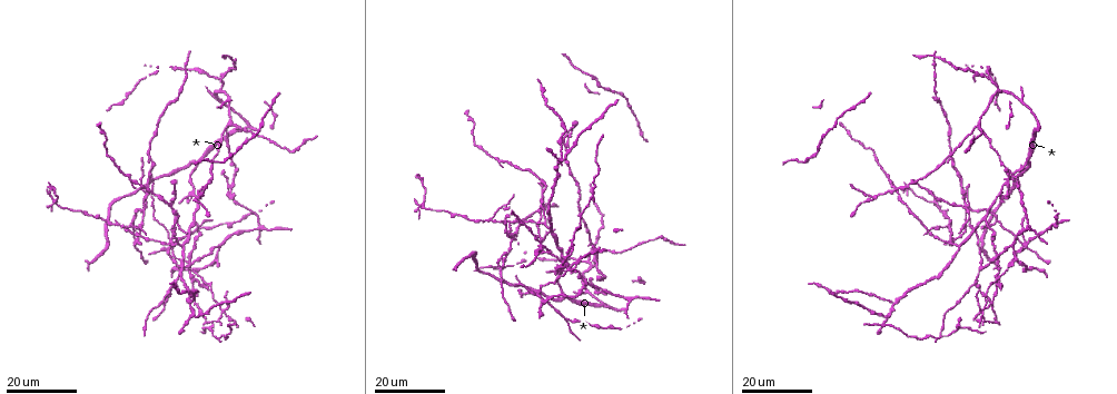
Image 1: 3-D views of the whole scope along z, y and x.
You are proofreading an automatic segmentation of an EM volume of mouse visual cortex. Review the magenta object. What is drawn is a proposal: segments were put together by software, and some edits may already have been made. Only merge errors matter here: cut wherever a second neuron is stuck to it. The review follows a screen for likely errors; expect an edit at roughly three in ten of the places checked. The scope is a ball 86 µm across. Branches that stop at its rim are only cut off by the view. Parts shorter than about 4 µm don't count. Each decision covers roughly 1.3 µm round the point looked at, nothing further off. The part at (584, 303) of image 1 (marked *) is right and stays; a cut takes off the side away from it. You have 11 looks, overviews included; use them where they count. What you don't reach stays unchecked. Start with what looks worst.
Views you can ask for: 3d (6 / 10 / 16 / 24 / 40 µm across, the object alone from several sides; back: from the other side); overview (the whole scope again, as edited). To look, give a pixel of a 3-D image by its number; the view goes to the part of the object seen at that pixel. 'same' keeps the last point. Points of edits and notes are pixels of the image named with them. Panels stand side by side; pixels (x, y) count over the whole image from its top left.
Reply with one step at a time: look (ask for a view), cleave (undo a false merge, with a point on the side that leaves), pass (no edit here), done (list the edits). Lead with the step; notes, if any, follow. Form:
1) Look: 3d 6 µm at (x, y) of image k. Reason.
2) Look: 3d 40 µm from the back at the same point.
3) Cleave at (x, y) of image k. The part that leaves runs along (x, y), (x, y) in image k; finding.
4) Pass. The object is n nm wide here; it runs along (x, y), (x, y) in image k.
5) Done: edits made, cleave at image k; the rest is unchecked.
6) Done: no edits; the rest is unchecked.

Look: 3d 16 µm at (968, 219) of image 1. Three arms meet.

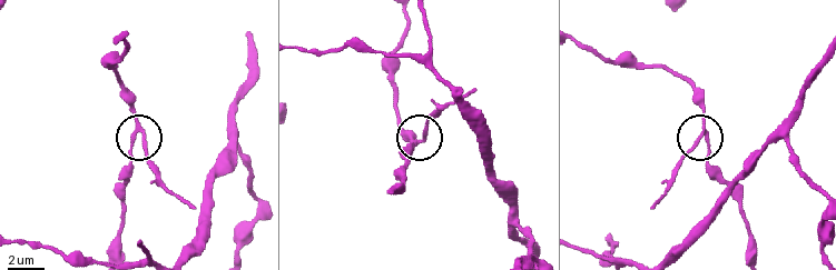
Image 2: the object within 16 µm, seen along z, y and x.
Look: 3d 6 µm at (137, 129) of image 2.

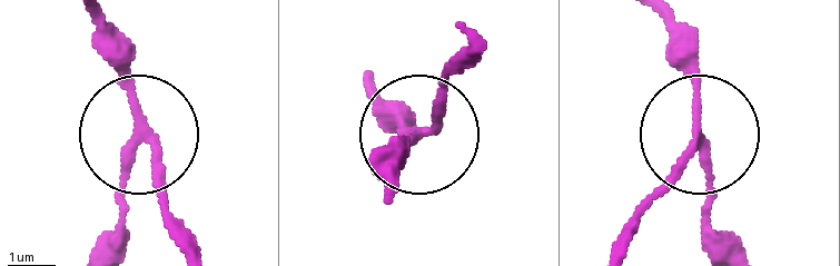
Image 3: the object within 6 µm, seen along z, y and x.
Cleave at (164, 189) of image 3. 3 arms meet here; the part that leaves runs along (142, 130), (187, 246) in image 3; a second neuron is stuck on.

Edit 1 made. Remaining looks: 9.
Look: 3d 16 µm at (149, 194) of image 1. Thin arm on a thick one.

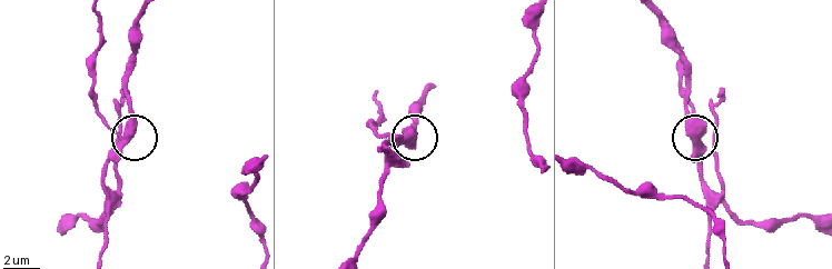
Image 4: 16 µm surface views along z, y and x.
Look: 3d 6 µm at (695, 136) of image 4.

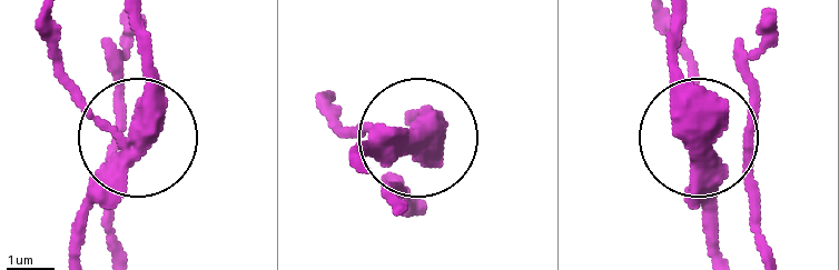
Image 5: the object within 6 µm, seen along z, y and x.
Cleave at (78, 104) of image 5. 4 arms meet here; the part that leaves runs along (122, 158), (70, 78), (51, 18) in image 5; two neurons meet here.

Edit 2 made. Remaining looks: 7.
Look: 3d 16 µm at (122, 224) of image 1. Three arms meet.

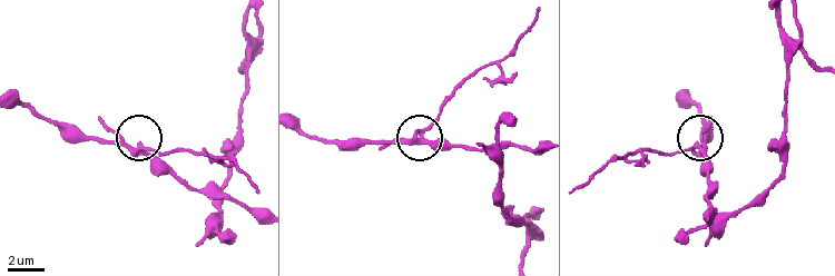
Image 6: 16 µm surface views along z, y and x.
Look: 3d 10 µm at (144, 148) of image 6. Zoom in.

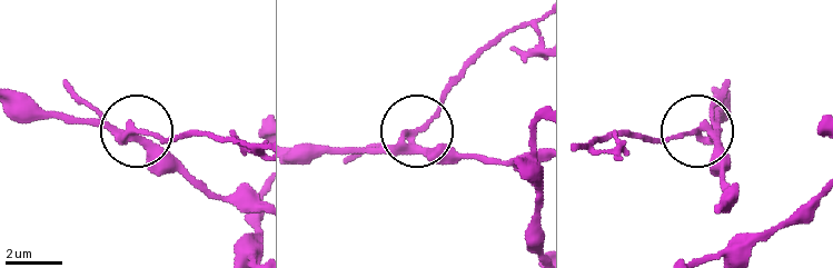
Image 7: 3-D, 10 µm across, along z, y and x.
Pass. 3 arms meet here; it runs along (254, 210), (204, 194), (138, 134), (186, 139) in image 7; continuous, no second neuron.

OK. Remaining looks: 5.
Look: 3d 24 µm at (1025, 245) of image 1. Looks like a crossing.

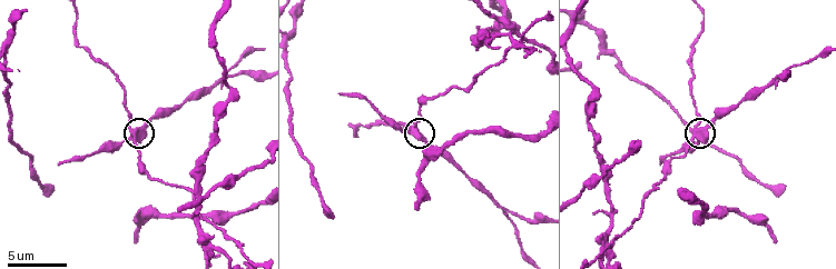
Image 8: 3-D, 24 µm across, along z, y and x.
Look: 3d 10 µm at (699, 128) of image 8.

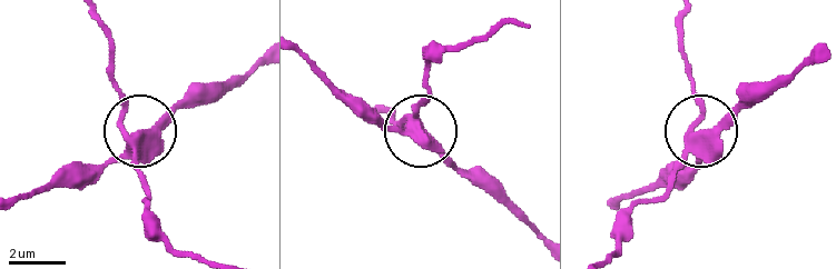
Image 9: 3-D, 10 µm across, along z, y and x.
Cleave at (127, 100) of image 9. 4 arms meet here; a second neuron is stuck on.

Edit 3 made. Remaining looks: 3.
Look: overview.

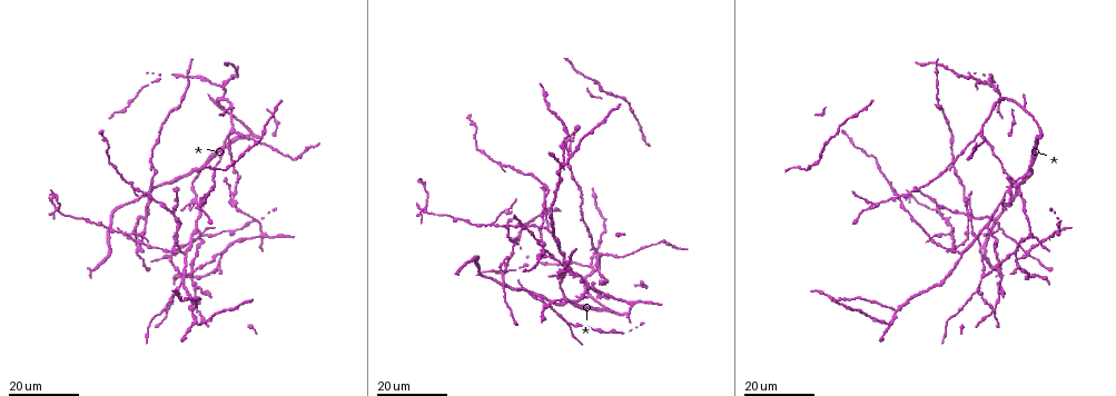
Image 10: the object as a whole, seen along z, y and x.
Look: 3d 16 µm at (568, 323) of image 10.

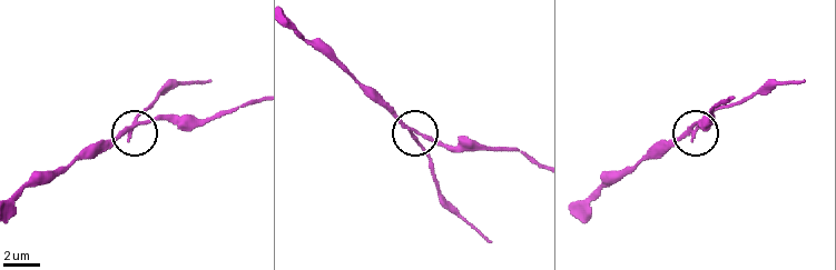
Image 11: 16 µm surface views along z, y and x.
Look: 3d 6 µm at (423, 137) of image 11.

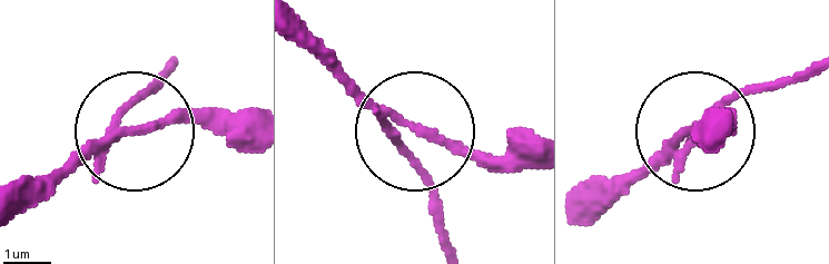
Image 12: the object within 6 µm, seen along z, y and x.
Pass. 3 arms meet here; one neuron here.

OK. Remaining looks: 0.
Done: edits made, cleave at image 3, cleave at image 5, cleave at image 9; the rest is unchecked.

